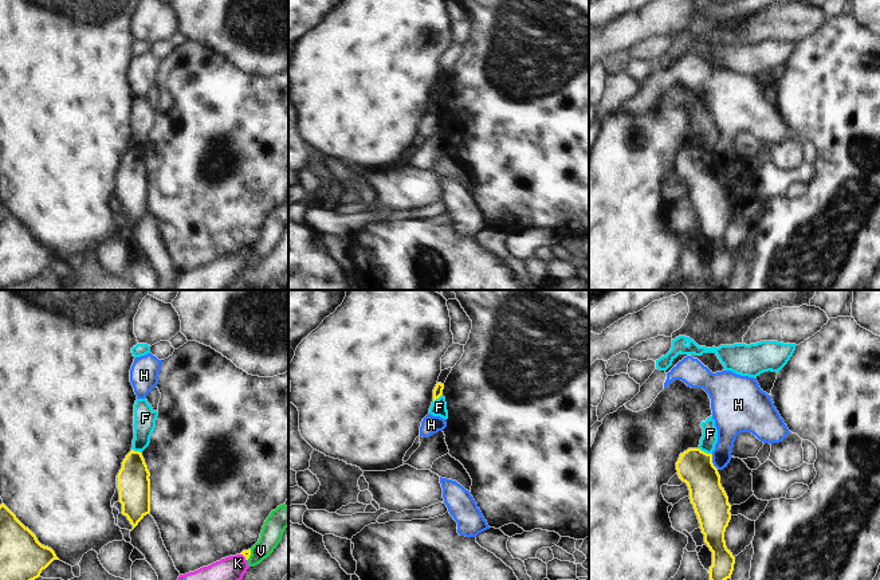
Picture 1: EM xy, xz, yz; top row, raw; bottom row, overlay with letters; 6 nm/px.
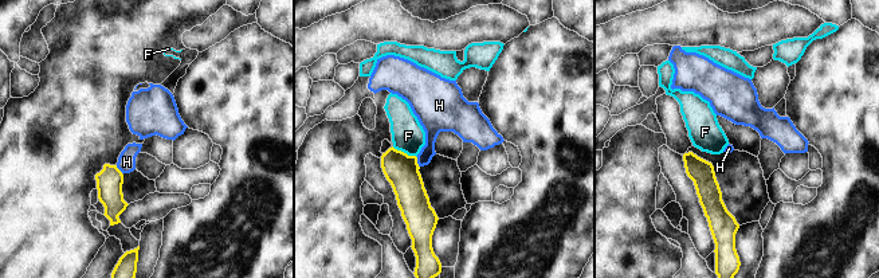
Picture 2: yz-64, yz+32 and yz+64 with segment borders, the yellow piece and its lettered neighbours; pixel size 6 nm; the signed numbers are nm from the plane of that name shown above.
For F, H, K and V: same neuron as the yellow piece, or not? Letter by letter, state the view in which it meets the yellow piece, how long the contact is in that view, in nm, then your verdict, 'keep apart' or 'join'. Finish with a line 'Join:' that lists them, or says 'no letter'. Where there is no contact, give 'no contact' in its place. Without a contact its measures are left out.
F: meets yellow in yz; contact 100 nm long; keep apart
H: meets yellow in yz; contact 100 nm long; keep apart
K: meets yellow in xy; contact 60 nm long; keep apart
V: meets yellow in xy; contact 80 nm long; keep apart
Join: no letter

